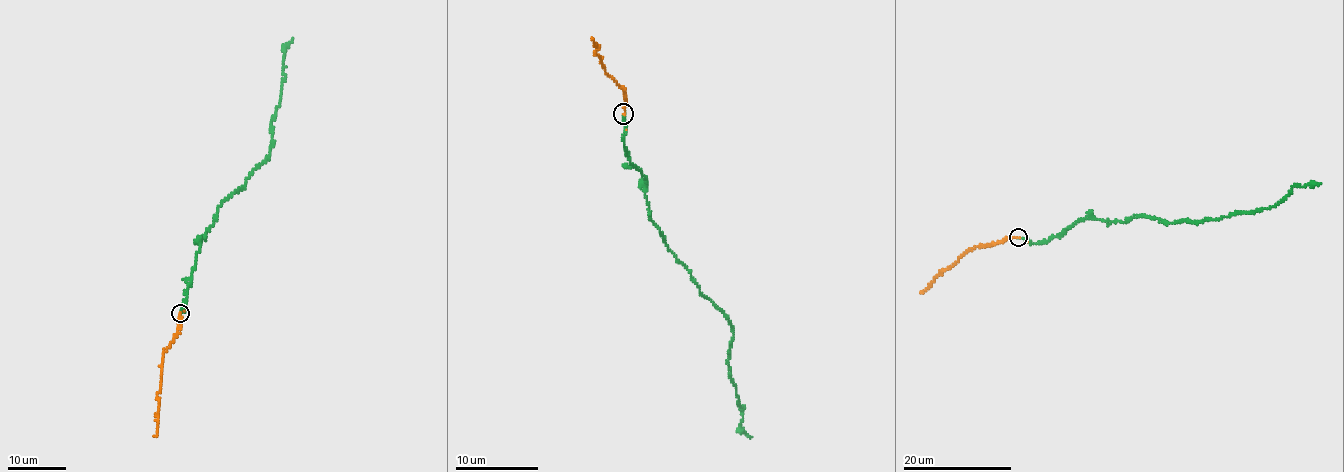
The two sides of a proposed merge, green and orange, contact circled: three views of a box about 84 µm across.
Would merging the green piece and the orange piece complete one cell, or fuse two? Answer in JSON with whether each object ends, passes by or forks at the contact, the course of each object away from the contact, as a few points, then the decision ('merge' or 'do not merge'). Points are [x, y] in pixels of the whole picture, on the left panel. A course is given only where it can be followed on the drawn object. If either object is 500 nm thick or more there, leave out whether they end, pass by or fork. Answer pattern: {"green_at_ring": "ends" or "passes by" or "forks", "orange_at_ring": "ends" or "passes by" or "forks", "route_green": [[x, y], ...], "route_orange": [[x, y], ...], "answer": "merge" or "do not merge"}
{"green_at_ring": "ends", "orange_at_ring": "ends", "route_green": [[179, 312], [216, 210], [242, 187], [272, 147], [285, 48], [291, 38]], "route_orange": [[179, 312], [178, 333], [162, 357], [154, 437]], "answer": "merge"}

